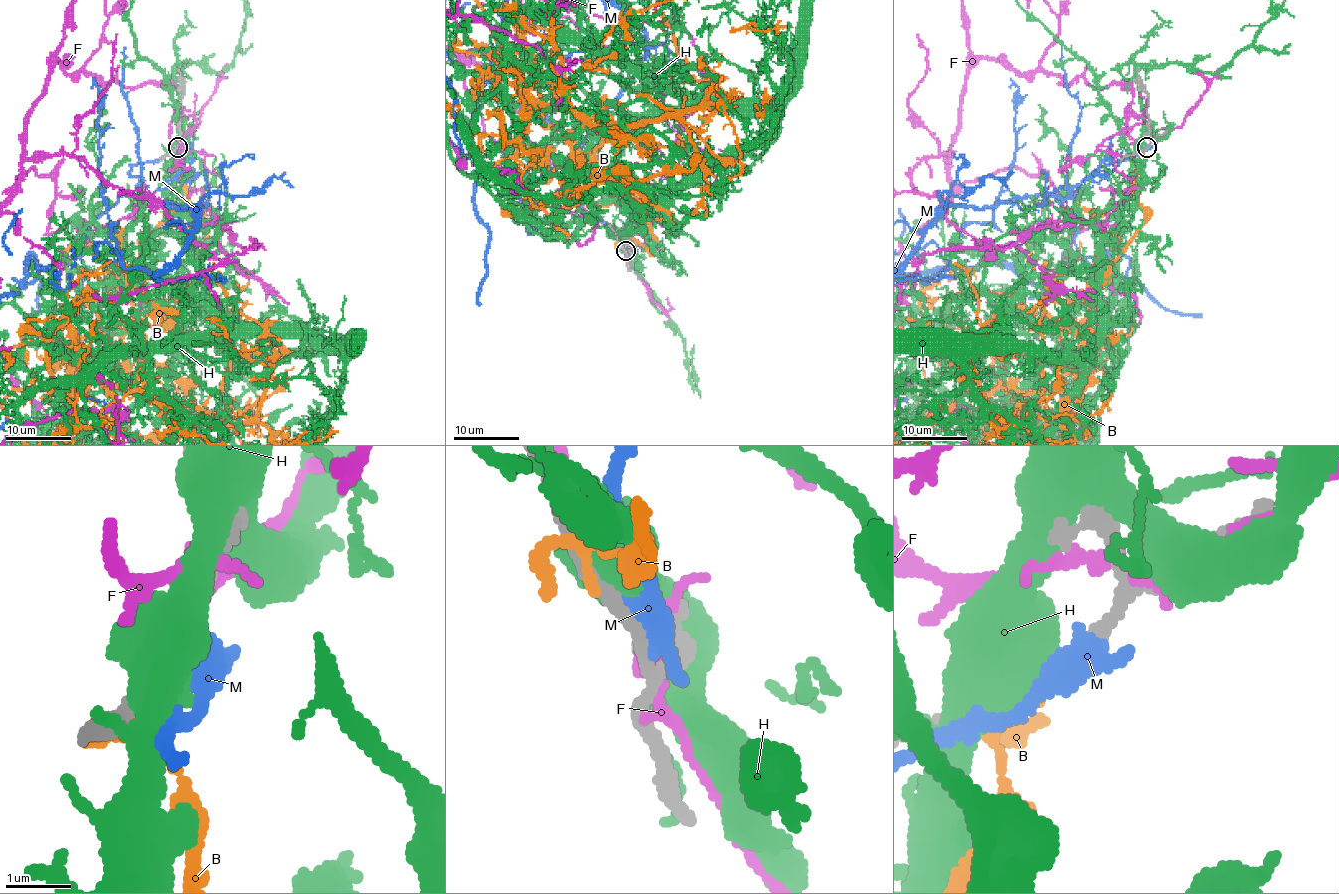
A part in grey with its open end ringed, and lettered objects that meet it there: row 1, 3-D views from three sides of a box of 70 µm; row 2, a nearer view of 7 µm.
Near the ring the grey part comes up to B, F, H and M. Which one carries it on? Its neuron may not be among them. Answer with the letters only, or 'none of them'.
M

